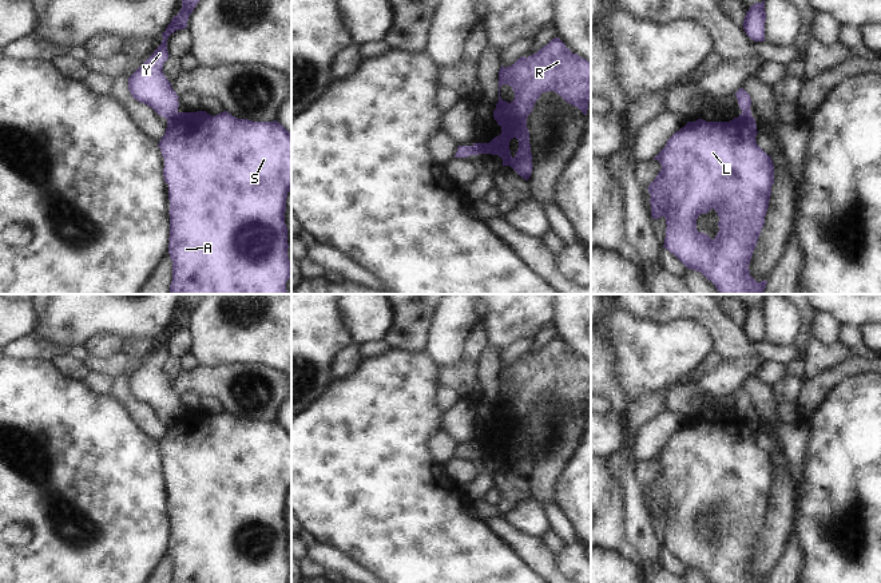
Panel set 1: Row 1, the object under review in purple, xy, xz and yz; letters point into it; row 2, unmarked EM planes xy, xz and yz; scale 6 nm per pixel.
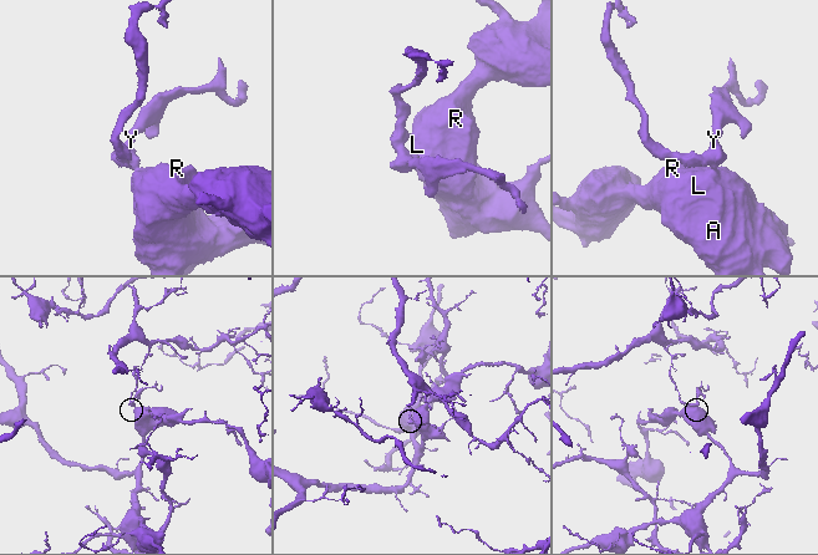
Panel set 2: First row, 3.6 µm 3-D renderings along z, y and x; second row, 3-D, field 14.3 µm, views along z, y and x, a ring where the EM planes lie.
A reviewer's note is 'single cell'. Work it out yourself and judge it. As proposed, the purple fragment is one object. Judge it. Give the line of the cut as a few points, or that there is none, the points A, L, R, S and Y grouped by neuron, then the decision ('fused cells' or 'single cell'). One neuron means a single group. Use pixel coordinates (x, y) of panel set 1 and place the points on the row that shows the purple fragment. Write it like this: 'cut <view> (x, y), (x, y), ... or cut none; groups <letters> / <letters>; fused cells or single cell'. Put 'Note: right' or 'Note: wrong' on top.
Note: wrong
cut xy (178, 112), (166, 118); groups A L R S / Y; fused cells

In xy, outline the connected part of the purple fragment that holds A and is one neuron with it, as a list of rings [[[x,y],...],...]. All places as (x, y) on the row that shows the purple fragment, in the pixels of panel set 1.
[[[206,111],[178,112],[167,118],[167,128],[159,140],[164,158],[163,177],[168,185],[170,199],[170,243],[172,261],[172,281],[170,294],[285,294],[286,282],[291,277],[291,263],[287,257],[287,227],[285,223],[286,198],[291,190],[291,134],[277,120],[253,122],[238,119],[223,111],[215,116]]]

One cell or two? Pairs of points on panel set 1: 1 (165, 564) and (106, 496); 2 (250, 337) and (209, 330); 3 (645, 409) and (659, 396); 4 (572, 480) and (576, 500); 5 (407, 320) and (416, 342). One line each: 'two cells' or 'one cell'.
1: two cells
2: one cell
3: one cell
4: one cell
5: one cell

